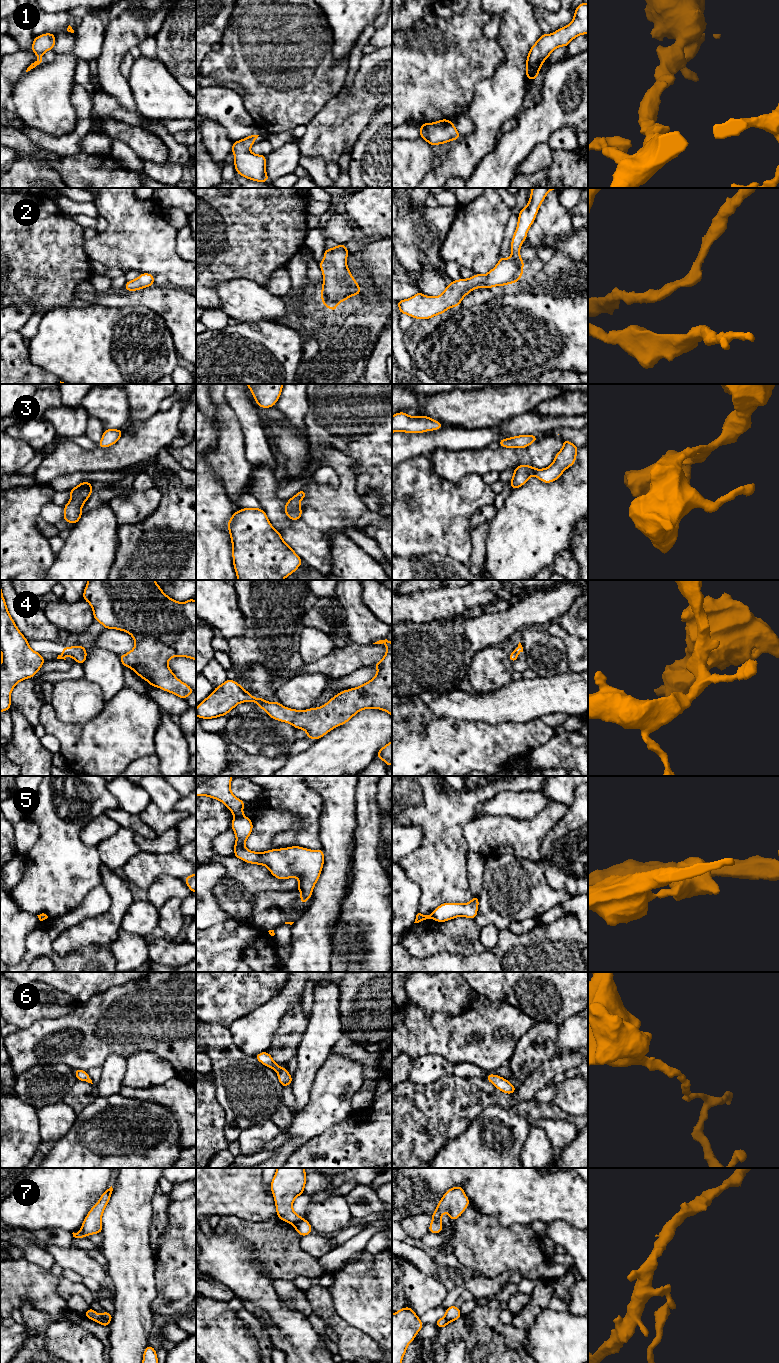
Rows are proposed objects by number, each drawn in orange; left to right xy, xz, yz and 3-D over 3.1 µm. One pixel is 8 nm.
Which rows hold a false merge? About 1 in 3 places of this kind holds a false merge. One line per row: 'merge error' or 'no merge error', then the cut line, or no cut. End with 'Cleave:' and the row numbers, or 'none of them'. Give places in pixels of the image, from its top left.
1: no merge error; cut none
2: no merge error; cut none
3: no merge error; cut none
4: merge error; cut xz (265, 702), (258, 706)
5: merge error; cut xz (242, 814), (235, 817)
6: no merge error; cut none
7: merge error; cut xz (303, 1218), (293, 1224)
Cleave: 4, 5, 7

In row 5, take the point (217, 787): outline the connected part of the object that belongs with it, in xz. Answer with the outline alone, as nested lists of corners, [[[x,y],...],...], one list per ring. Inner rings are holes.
[[[196,776],[196,796],[207,796],[225,804],[235,817],[243,815],[245,802],[235,797],[230,784],[233,776]]]

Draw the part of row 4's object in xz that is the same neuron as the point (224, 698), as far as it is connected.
[[[227,679],[197,705],[196,716],[203,719],[225,716],[239,703],[249,701],[255,702],[258,707],[266,703],[265,698],[255,698],[243,686]]]

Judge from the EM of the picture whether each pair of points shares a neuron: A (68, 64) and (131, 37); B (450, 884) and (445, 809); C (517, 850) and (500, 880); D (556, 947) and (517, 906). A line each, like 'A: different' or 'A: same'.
A: different
B: same
C: different
D: different

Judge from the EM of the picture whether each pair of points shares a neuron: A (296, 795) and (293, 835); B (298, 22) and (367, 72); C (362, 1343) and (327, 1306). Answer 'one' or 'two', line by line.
A: one
B: two
C: one

